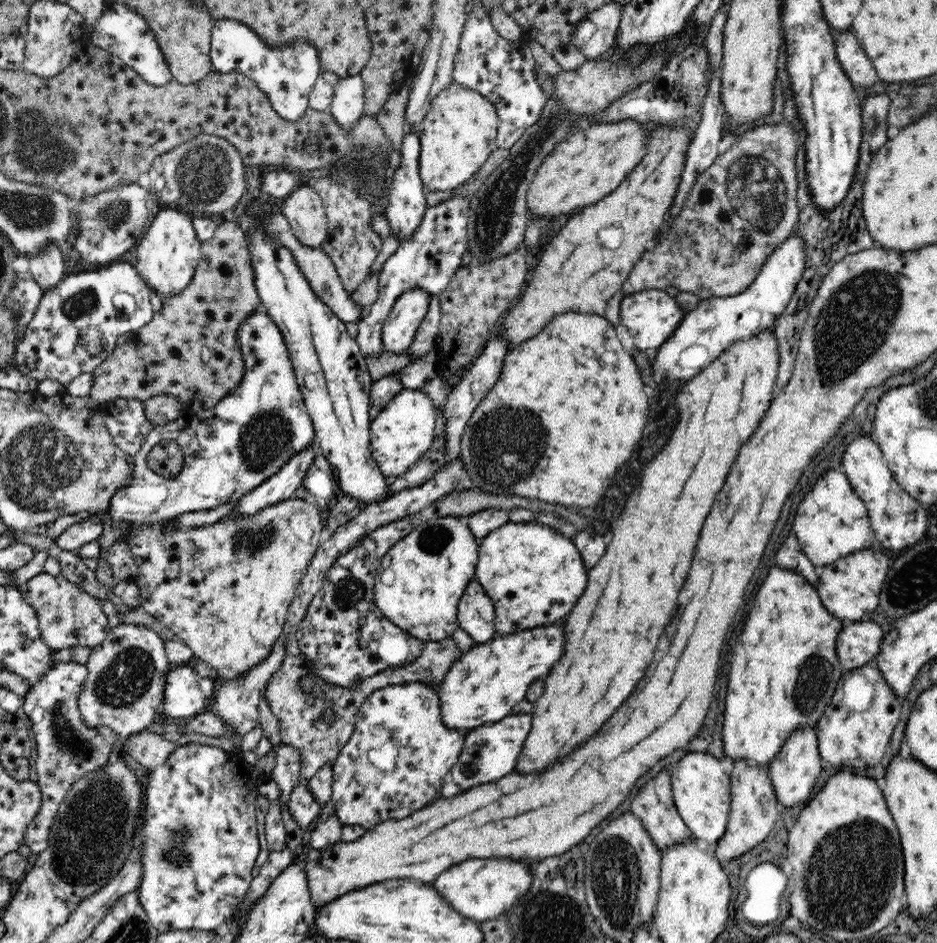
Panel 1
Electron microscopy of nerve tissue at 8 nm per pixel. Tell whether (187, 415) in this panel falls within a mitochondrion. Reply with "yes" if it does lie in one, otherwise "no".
no

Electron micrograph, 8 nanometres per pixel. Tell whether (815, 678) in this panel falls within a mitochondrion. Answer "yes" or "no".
yes

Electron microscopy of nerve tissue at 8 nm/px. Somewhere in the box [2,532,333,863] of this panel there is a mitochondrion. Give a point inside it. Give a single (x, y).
(126, 678)

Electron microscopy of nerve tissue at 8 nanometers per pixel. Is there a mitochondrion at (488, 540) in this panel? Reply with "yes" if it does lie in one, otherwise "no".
no

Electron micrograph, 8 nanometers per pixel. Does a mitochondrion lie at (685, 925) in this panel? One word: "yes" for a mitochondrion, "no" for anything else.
no

